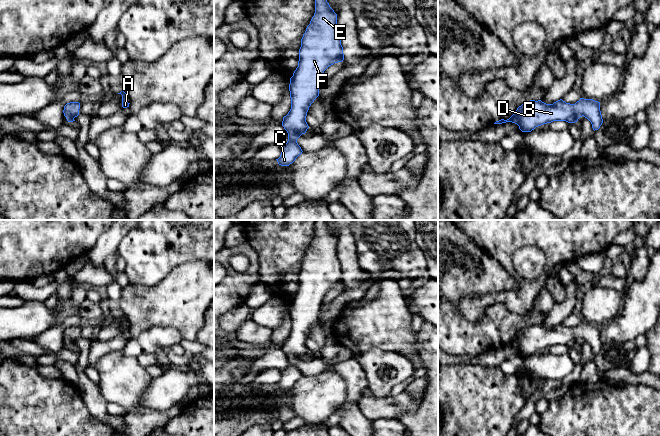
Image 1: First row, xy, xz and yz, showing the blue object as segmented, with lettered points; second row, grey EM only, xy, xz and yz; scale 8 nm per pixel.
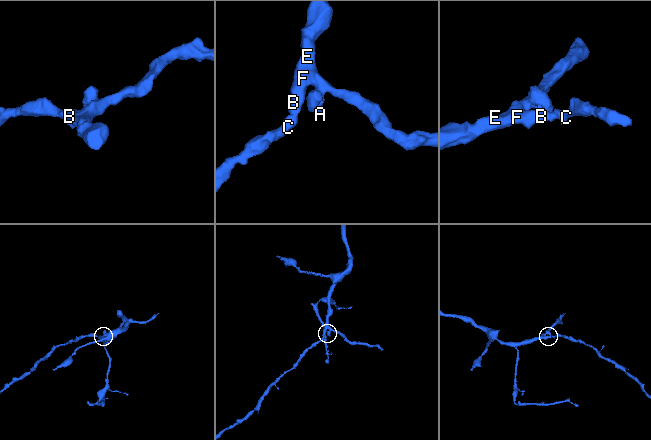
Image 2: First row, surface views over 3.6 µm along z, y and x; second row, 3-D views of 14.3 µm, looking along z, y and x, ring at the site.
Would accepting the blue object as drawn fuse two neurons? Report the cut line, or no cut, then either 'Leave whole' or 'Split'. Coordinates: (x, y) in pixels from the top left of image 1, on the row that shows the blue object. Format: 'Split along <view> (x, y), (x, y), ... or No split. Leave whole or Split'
No split. Leave whole

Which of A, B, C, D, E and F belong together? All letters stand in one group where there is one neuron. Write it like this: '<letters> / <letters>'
A B C D E F

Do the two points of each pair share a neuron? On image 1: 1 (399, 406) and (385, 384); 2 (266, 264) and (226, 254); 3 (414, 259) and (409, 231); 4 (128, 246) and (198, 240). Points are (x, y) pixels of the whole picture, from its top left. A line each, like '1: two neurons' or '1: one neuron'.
1: two neurons
2: two neurons
3: one neuron
4: one neuron

